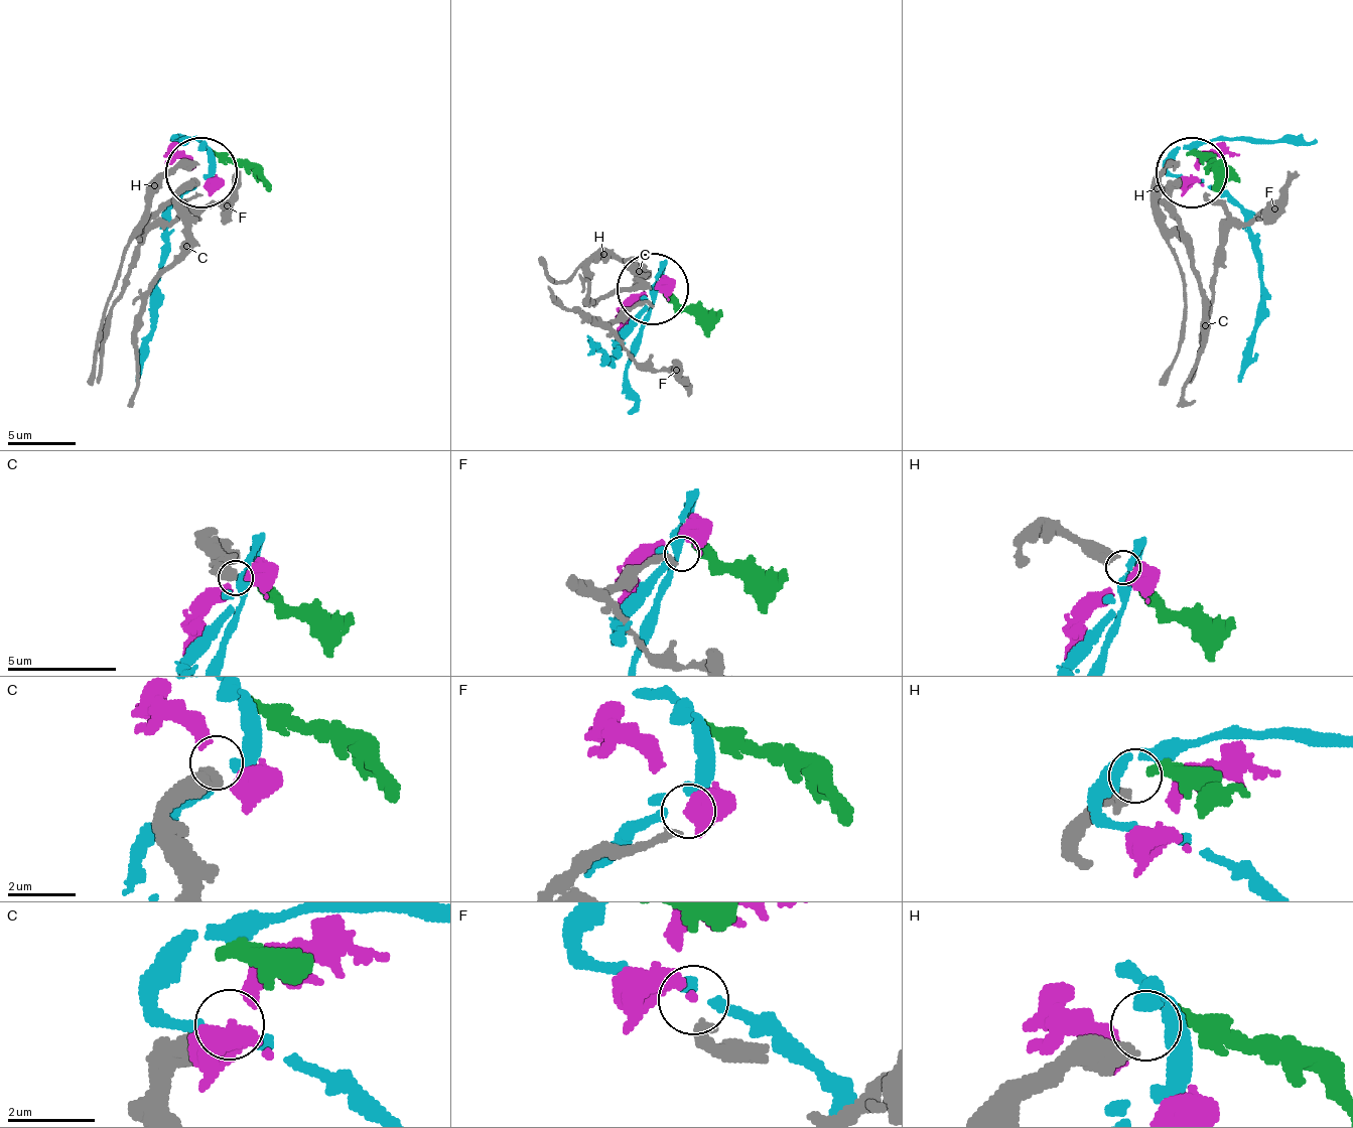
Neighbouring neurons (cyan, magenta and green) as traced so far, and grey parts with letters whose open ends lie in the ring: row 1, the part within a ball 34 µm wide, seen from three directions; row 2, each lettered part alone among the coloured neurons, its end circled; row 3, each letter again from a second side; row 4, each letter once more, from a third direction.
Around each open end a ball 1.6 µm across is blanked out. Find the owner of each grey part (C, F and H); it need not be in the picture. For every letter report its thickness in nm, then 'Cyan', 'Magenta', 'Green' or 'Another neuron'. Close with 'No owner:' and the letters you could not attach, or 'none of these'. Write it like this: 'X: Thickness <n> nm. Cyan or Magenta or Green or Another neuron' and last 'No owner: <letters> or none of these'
C: Thickness 550 nm. Another neuron
F: Thickness 280 nm. Magenta
H: Thickness 550 nm. Green
No owner: C

